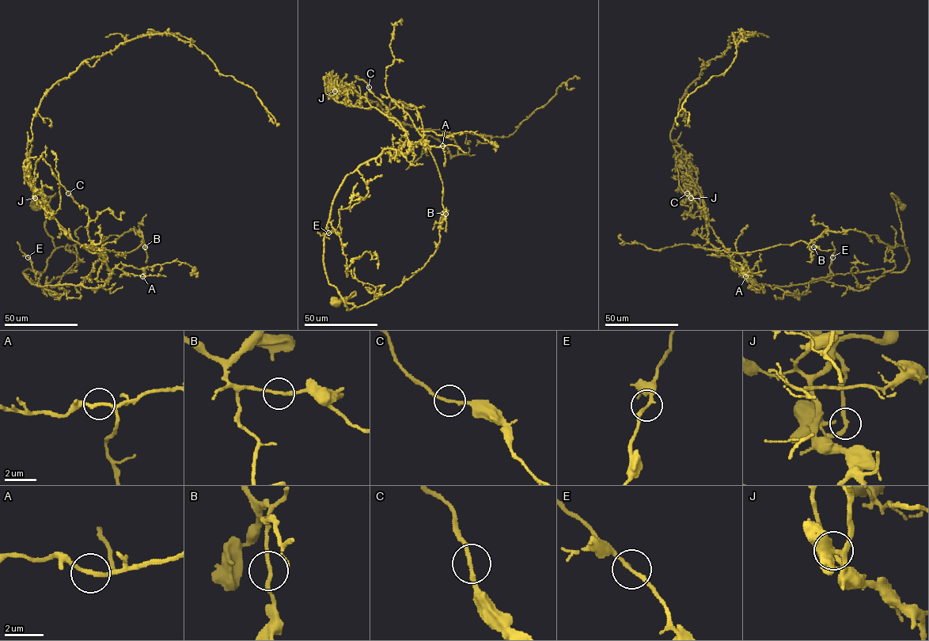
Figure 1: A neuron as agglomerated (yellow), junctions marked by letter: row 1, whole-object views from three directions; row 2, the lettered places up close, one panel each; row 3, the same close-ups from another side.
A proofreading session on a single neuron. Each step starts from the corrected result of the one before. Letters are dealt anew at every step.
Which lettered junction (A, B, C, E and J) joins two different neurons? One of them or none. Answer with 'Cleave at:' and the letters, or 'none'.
Cleave at: J

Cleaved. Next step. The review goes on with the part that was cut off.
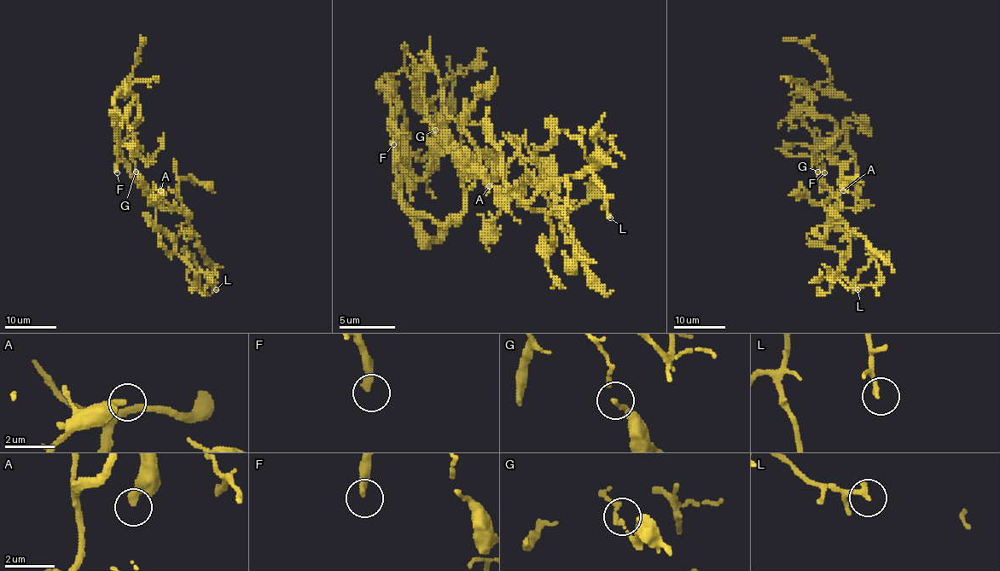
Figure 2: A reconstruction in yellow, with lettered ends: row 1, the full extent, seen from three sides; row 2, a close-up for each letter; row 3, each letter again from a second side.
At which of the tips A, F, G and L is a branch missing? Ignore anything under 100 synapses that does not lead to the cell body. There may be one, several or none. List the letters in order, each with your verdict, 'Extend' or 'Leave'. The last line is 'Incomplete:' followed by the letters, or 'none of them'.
A: Leave
F: Extend
G: Leave
L: Leave
Incomplete: F

